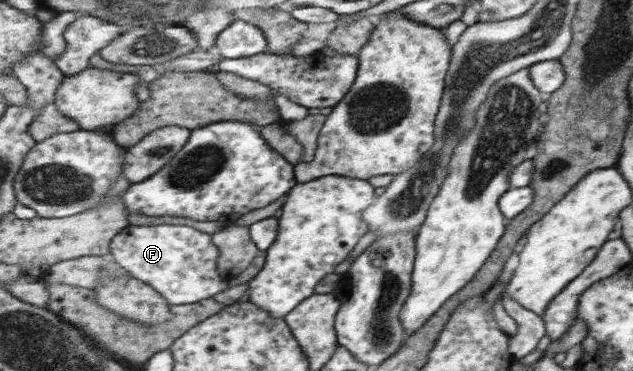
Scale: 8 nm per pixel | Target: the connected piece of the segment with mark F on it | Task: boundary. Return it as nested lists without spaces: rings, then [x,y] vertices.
[[[181,222],[174,225],[134,226],[129,225],[116,235],[111,243],[111,259],[122,266],[132,277],[150,284],[161,292],[171,306],[189,305],[214,297],[229,287],[229,281],[219,272],[219,247],[213,242],[213,235]]]

